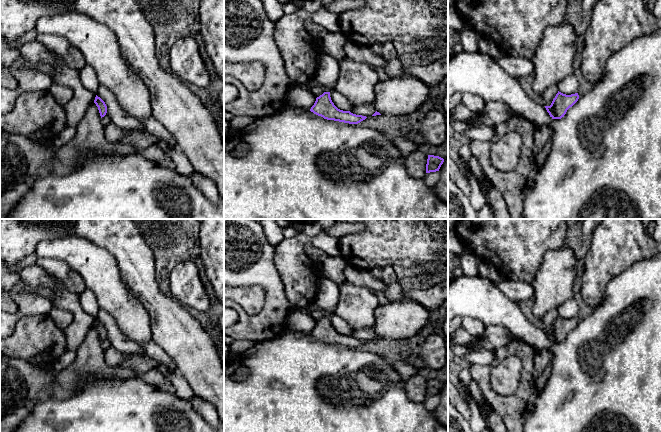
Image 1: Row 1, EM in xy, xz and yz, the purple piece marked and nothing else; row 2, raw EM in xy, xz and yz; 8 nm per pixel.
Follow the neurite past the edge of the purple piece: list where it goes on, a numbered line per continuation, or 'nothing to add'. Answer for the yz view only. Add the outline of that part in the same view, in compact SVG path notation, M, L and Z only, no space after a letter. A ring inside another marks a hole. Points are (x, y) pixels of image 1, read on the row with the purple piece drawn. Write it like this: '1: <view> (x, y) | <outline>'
nothing to add

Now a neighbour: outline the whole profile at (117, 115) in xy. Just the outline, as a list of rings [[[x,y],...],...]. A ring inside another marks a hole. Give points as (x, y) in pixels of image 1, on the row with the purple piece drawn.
[[[99,84],[96,95],[107,106],[110,122],[127,131],[145,130],[144,125],[135,117],[127,113],[118,103],[115,95],[104,85]]]

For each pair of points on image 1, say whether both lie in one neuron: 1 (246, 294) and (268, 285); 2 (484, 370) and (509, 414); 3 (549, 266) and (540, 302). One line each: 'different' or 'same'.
1: different
2: same
3: same

